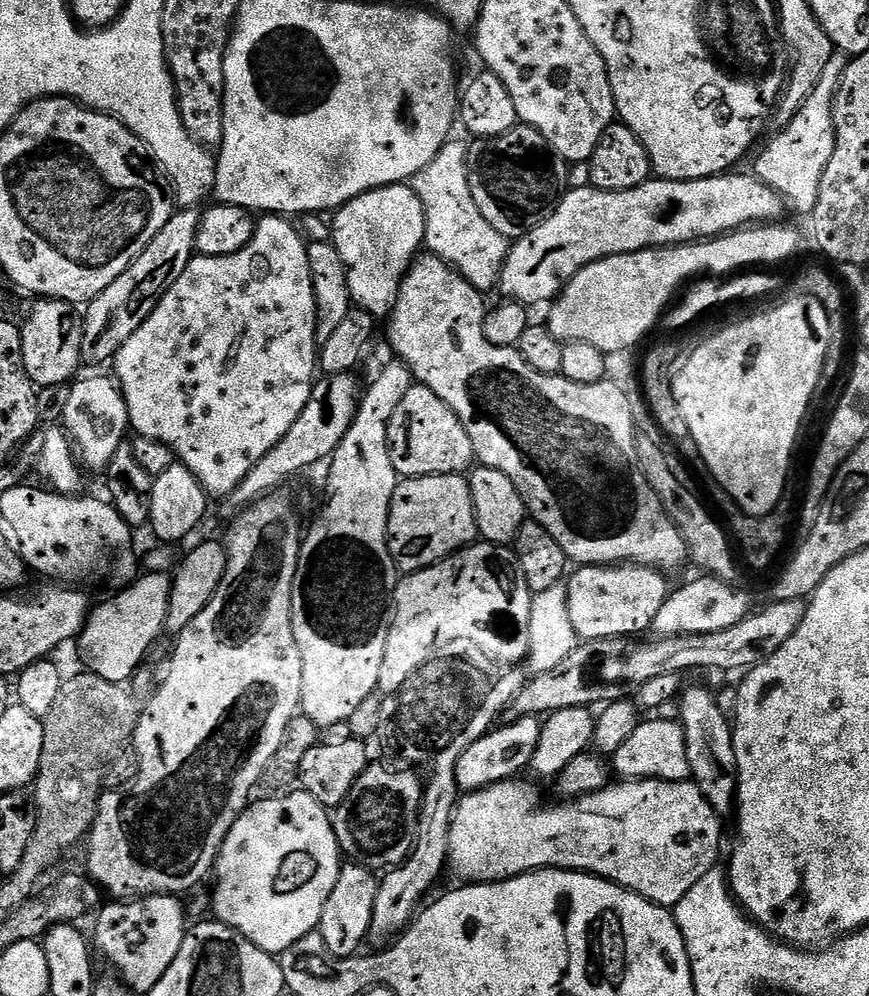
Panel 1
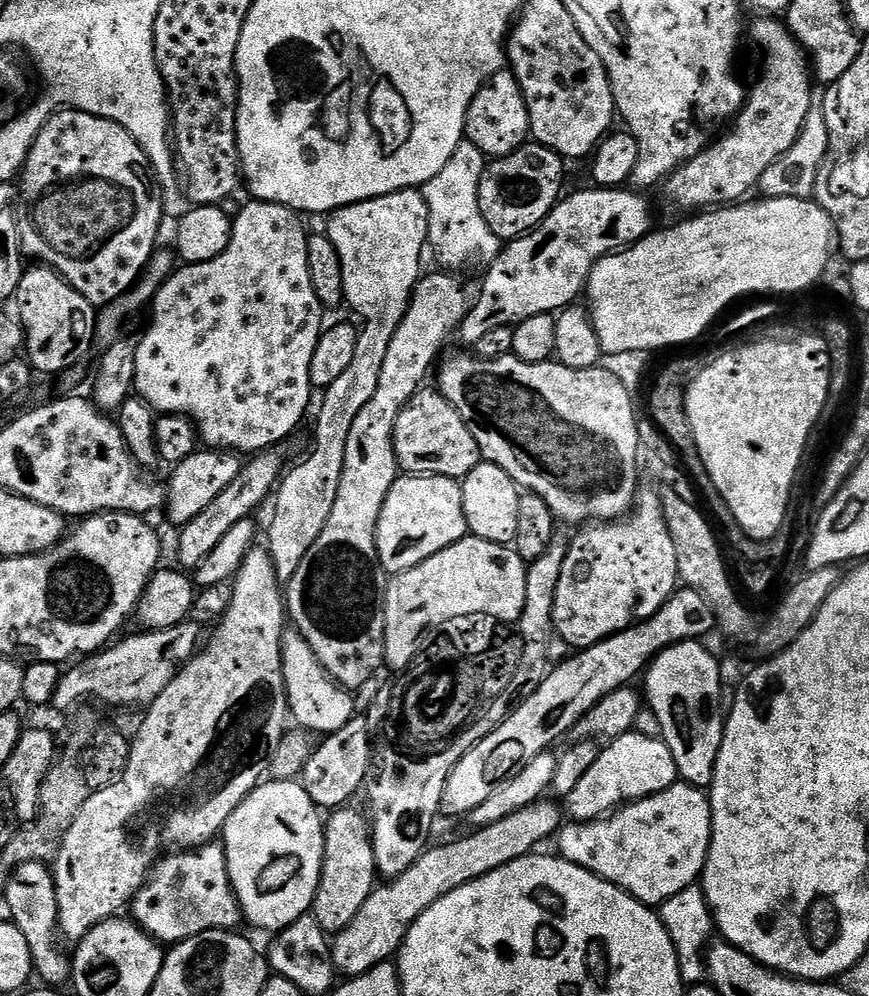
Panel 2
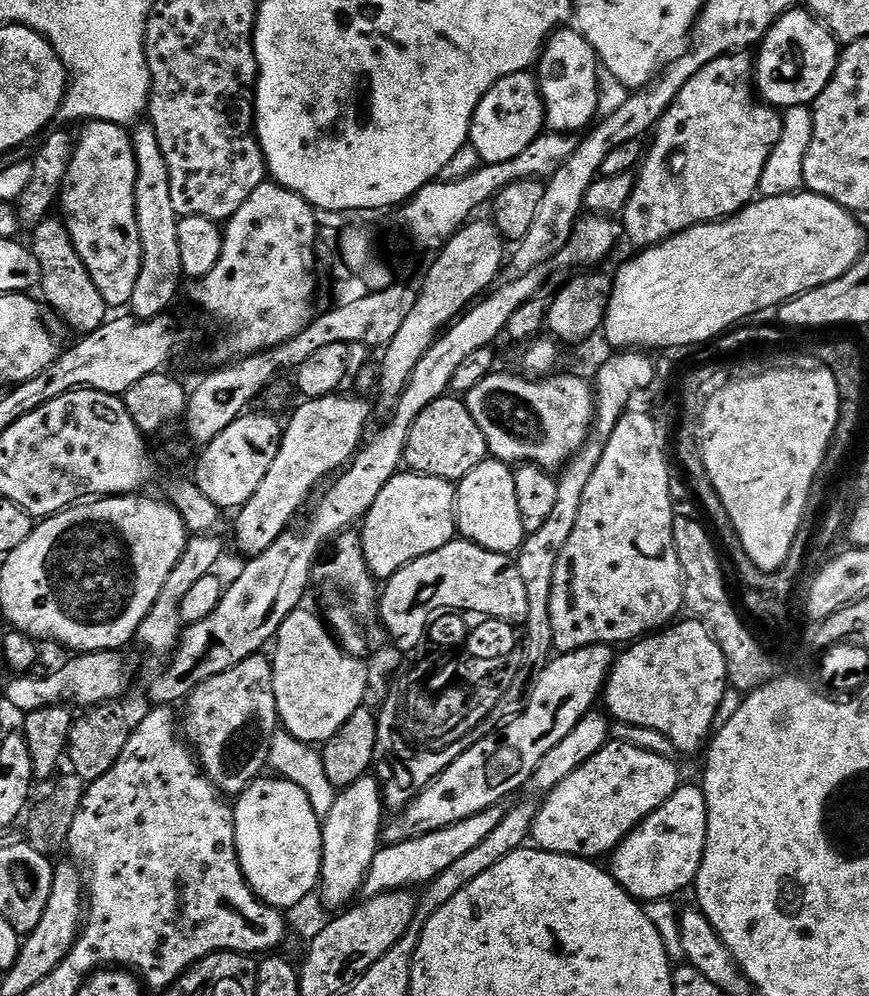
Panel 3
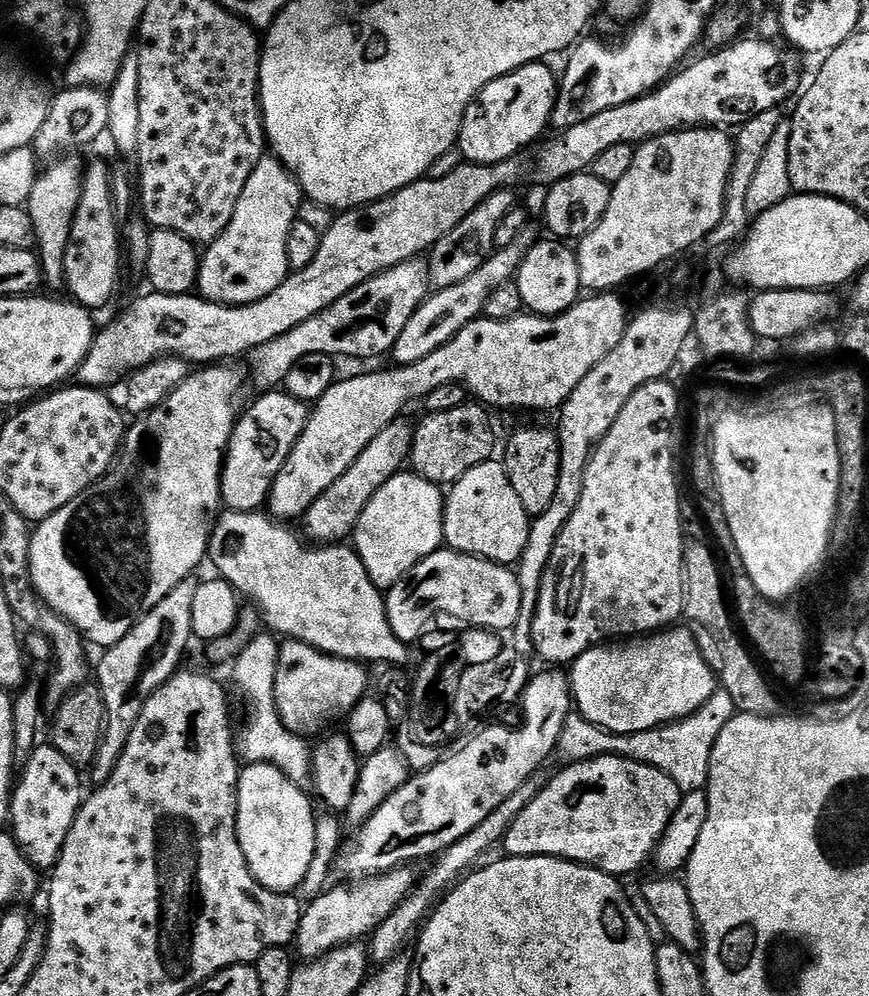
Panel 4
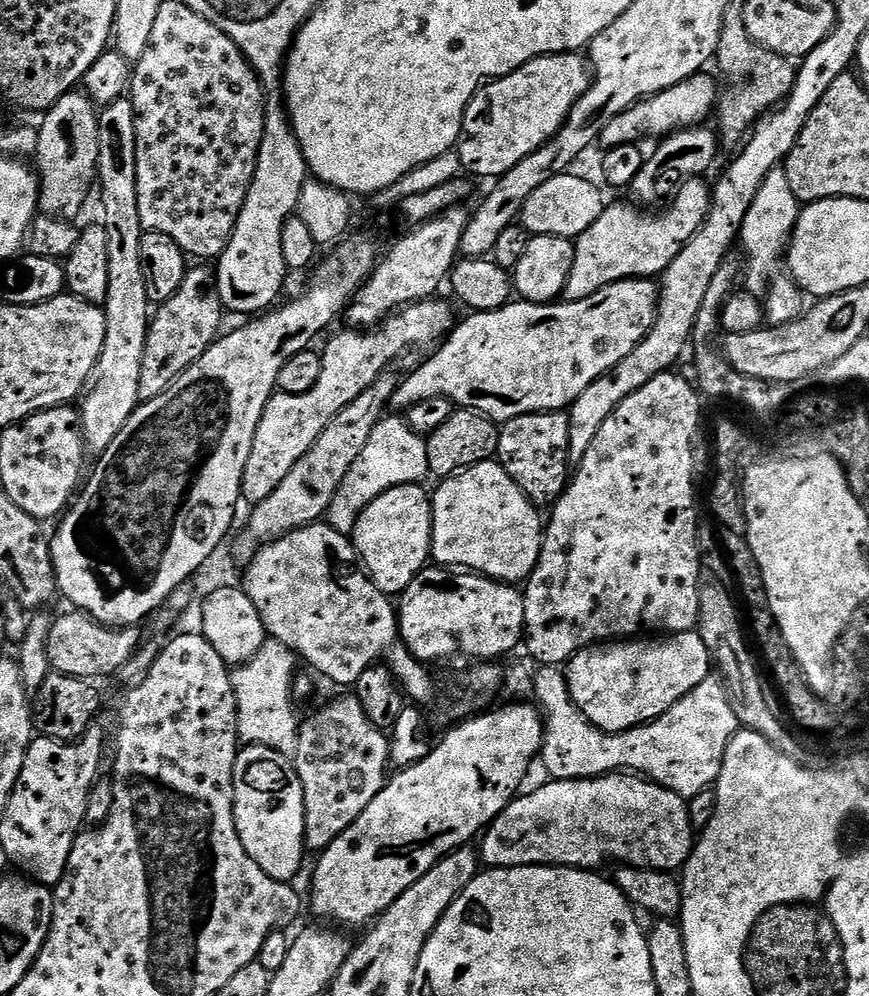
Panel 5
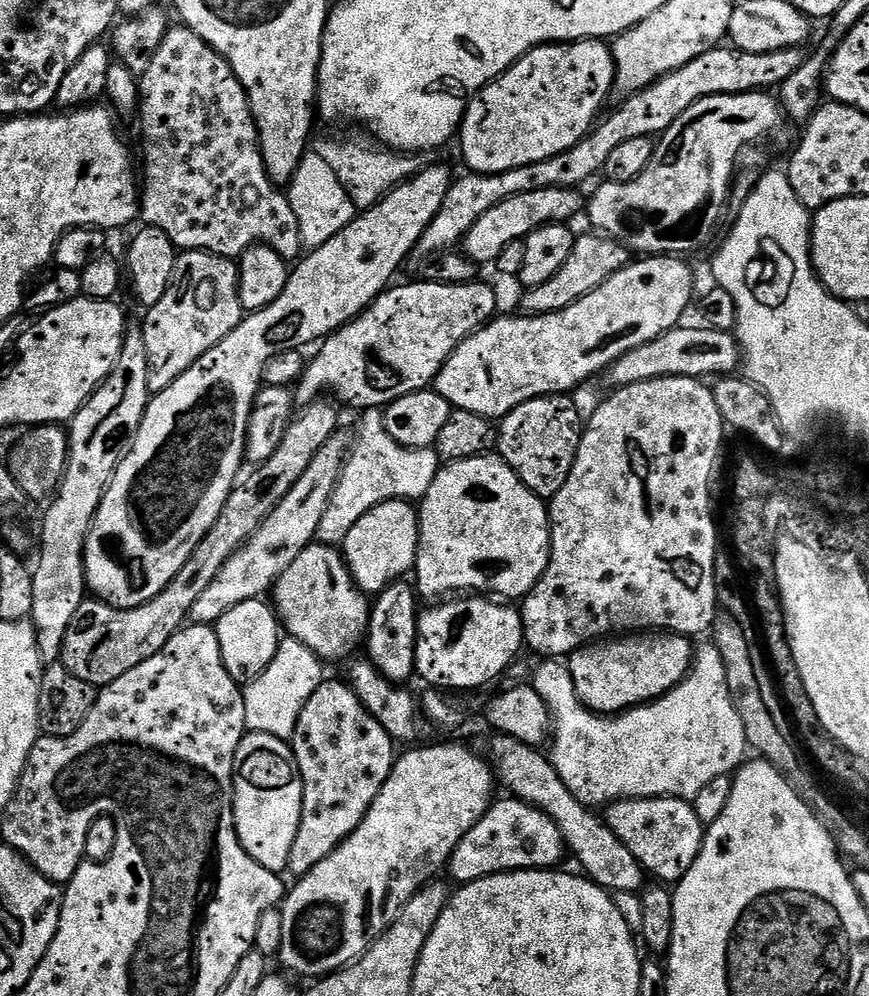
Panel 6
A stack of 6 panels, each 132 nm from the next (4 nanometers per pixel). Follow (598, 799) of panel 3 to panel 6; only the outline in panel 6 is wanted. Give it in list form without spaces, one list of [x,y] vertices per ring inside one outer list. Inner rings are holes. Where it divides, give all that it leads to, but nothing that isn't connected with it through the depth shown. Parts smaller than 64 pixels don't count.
[[[678,798],[617,800],[607,805],[606,812],[608,828],[614,830],[626,850],[638,858],[649,877],[660,882],[675,882],[683,878],[690,866],[694,866],[694,858],[698,858],[704,841],[706,825],[700,821],[689,801]],[[497,799],[488,813],[452,851],[452,858],[446,868],[447,871],[452,871],[457,885],[473,884],[476,880],[494,876],[498,872],[552,870],[566,856],[566,845],[558,826],[541,808],[528,804],[525,800],[507,799]]]

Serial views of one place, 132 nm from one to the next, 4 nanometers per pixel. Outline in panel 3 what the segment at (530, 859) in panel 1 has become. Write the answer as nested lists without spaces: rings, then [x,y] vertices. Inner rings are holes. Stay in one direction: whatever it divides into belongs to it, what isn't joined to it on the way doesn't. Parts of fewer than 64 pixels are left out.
[[[685,783],[661,808],[654,810],[611,853],[612,877],[637,902],[676,898],[683,888],[691,889],[702,866],[708,837],[708,807],[703,787]]]

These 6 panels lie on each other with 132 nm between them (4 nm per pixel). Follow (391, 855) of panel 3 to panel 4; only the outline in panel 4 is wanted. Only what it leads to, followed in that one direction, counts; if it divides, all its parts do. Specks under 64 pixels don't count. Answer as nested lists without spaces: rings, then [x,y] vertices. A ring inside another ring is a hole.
[[[401,866],[380,877],[344,883],[348,885],[337,883],[329,887],[328,891],[303,909],[300,928],[296,931],[294,941],[295,951],[300,951],[304,955],[303,959],[311,962],[343,944],[354,944],[371,937],[378,930],[378,926],[382,926],[382,922],[386,922],[386,918],[390,918],[390,914],[398,910],[400,903],[408,899],[418,883],[416,870],[412,866]]]

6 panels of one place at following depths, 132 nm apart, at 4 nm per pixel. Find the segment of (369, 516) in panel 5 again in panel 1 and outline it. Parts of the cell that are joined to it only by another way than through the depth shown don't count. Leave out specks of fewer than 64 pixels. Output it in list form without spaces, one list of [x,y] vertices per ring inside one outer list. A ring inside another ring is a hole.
[[[463,475],[417,476],[399,481],[388,515],[388,549],[401,573],[411,574],[446,560],[477,539],[470,486]]]

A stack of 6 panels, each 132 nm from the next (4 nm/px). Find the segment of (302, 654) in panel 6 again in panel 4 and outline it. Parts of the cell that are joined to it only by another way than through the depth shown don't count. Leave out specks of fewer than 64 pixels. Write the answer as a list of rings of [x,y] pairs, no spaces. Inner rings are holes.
[[[267,635],[253,636],[230,668],[233,678],[236,679],[236,688],[244,695],[244,704],[248,707],[244,729],[241,732],[239,729],[238,732],[238,756],[245,765],[278,766],[278,770],[282,770],[282,774],[286,774],[290,782],[304,786],[309,783],[312,774],[310,744],[305,737],[296,736],[287,729],[276,708],[275,675],[278,674],[281,641],[275,635]]]

